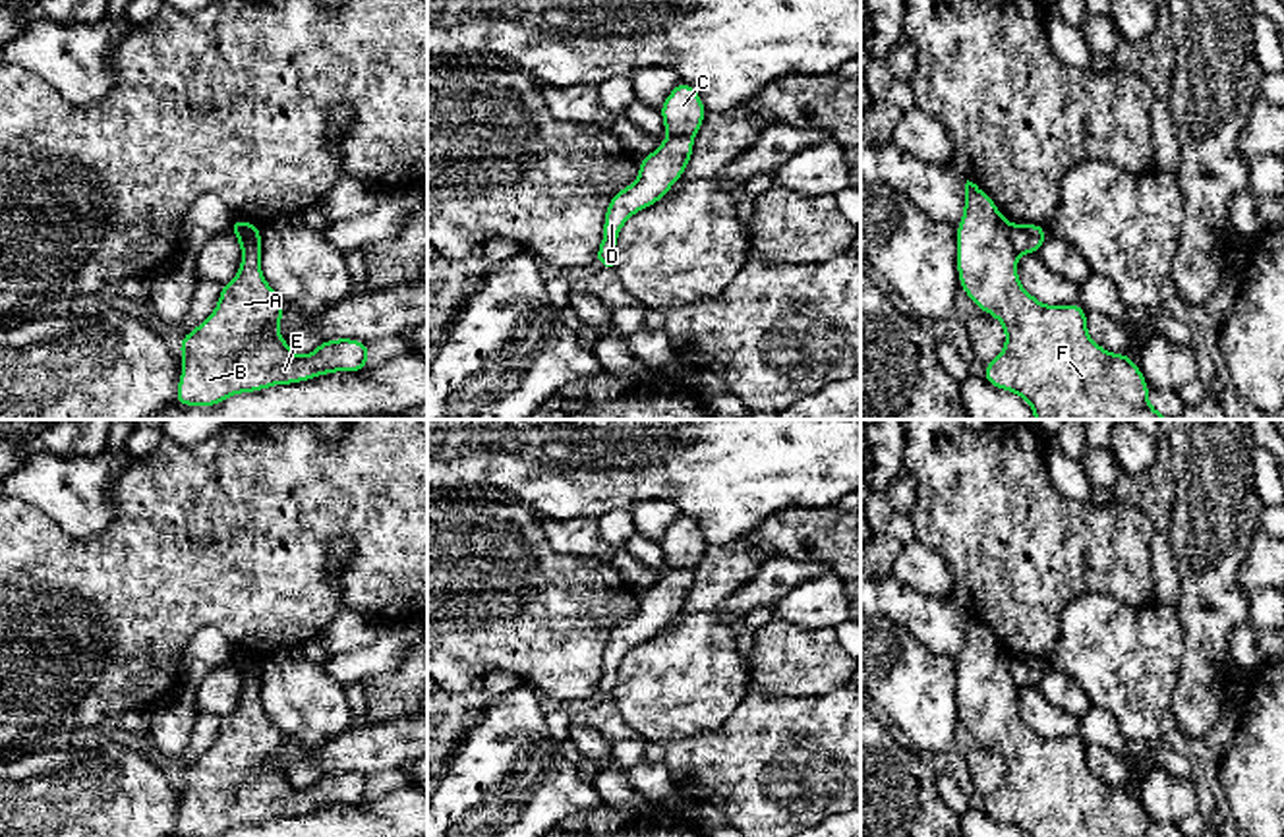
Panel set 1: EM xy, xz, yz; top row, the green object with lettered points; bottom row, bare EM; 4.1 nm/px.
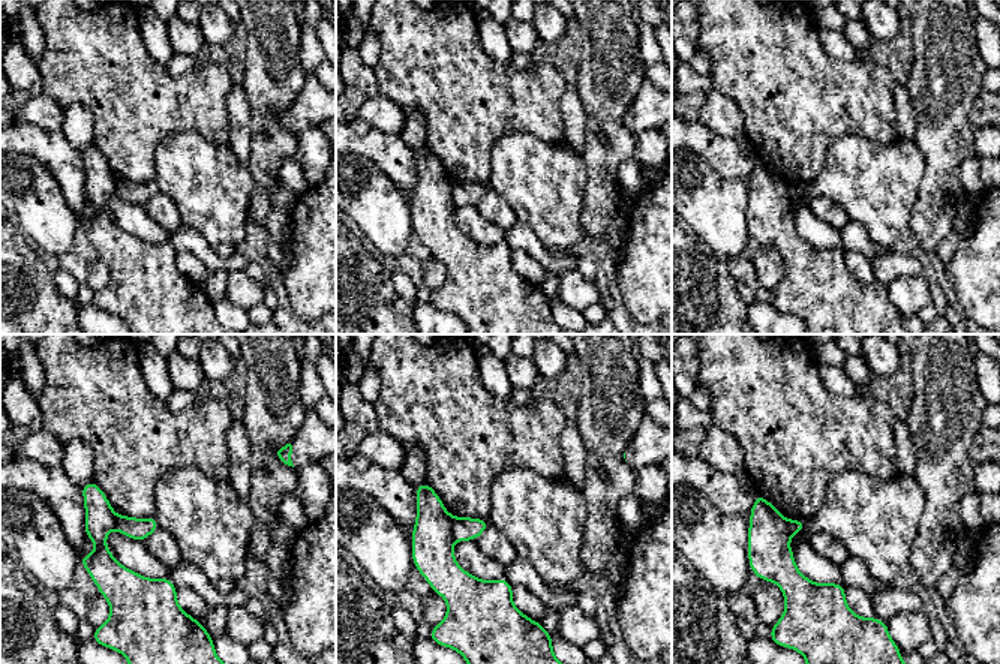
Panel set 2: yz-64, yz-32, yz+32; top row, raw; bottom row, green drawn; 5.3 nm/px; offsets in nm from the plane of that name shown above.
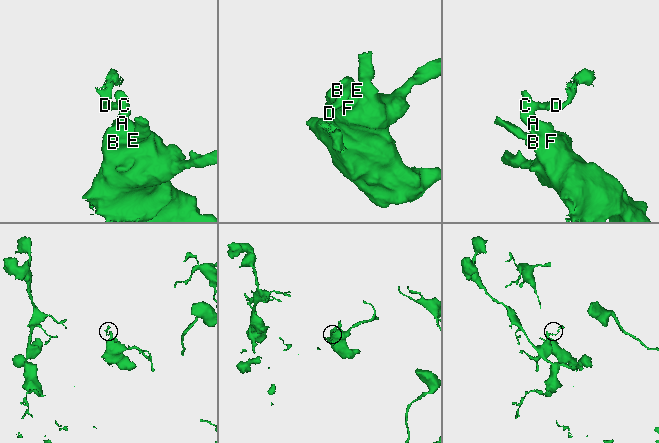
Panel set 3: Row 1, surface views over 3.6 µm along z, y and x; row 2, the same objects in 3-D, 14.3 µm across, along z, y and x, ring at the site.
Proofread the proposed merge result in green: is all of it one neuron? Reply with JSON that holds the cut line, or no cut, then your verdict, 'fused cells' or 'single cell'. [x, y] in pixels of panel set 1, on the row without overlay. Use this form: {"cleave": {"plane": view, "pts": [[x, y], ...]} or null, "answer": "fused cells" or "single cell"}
{"cleave": {"plane": "yz", "pts": [[1010, 658], [1010, 675], [1018, 689]]}, "answer": "fused cells"}

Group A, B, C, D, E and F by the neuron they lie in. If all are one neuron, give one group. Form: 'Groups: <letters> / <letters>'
Groups: A B C E F / D

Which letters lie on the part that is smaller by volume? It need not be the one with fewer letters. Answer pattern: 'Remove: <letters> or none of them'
Remove: D

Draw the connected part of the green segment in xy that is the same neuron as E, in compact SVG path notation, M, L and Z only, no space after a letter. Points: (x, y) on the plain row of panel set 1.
M232 651L242 680L238 707L222 717L215 744L180 769L182 808L174 837L222 837L240 825L304 816L335 804L360 806L369 779L358 771L323 773L311 787L290 785L277 762L284 735L261 706L261 659Z

